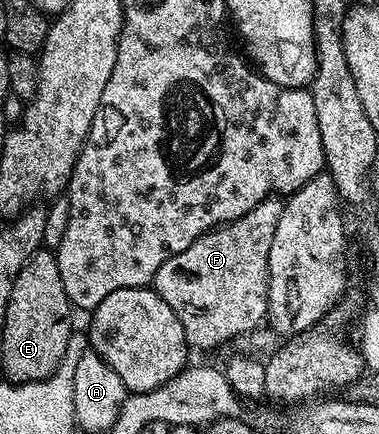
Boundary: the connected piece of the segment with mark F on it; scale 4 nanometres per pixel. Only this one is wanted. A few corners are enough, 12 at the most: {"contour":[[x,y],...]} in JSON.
{"contour":[[284,203],[207,231],[158,269],[189,348],[268,317]]}

